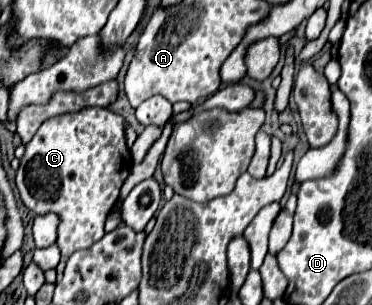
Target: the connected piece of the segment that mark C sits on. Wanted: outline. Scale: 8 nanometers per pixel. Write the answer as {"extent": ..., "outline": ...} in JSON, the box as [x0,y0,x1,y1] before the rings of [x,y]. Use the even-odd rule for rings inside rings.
{"extent":[17,108,131,256],"outline":[[[83,108],[71,114],[59,114],[47,118],[31,142],[25,144],[25,154],[21,158],[21,166],[17,168],[17,188],[23,204],[35,214],[57,212],[61,216],[57,246],[63,256],[71,256],[75,250],[93,246],[103,234],[105,218],[109,210],[115,206],[119,198],[121,184],[129,176],[131,170],[131,154],[125,144],[125,128],[123,116],[107,110],[107,108]]]}

